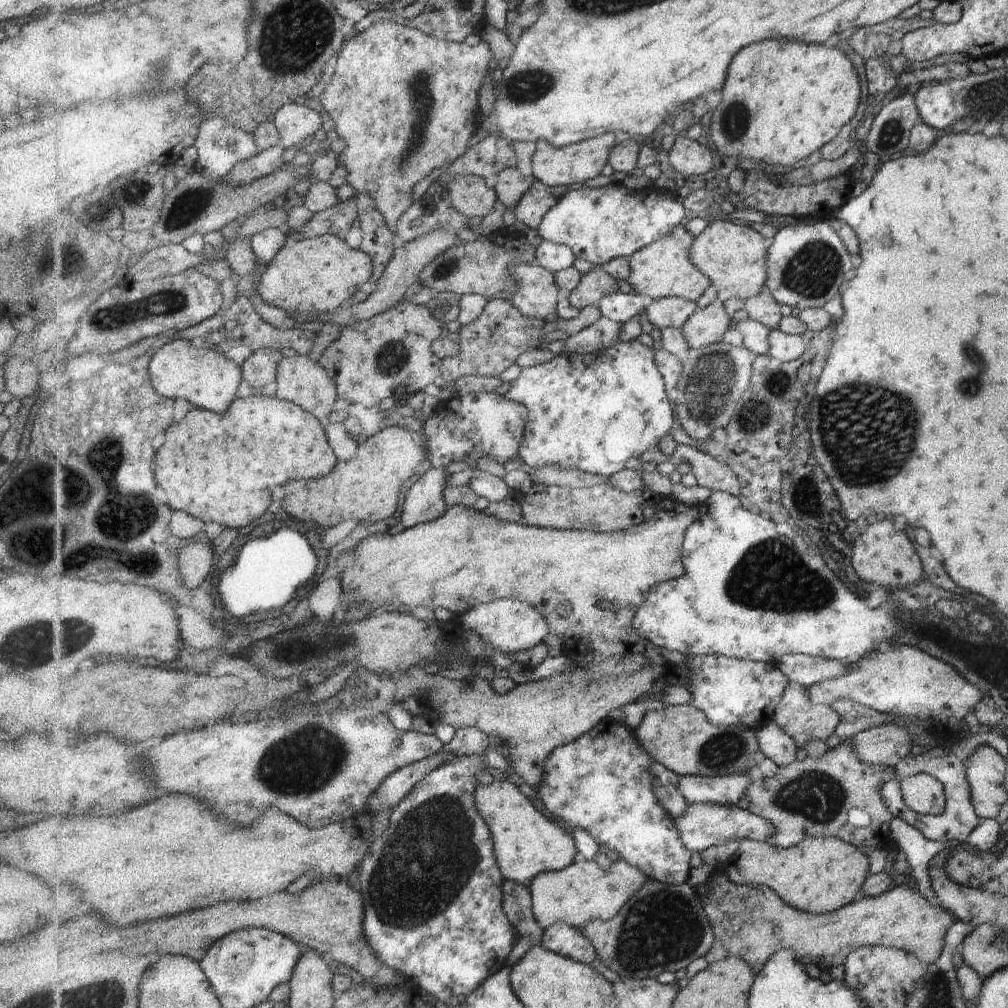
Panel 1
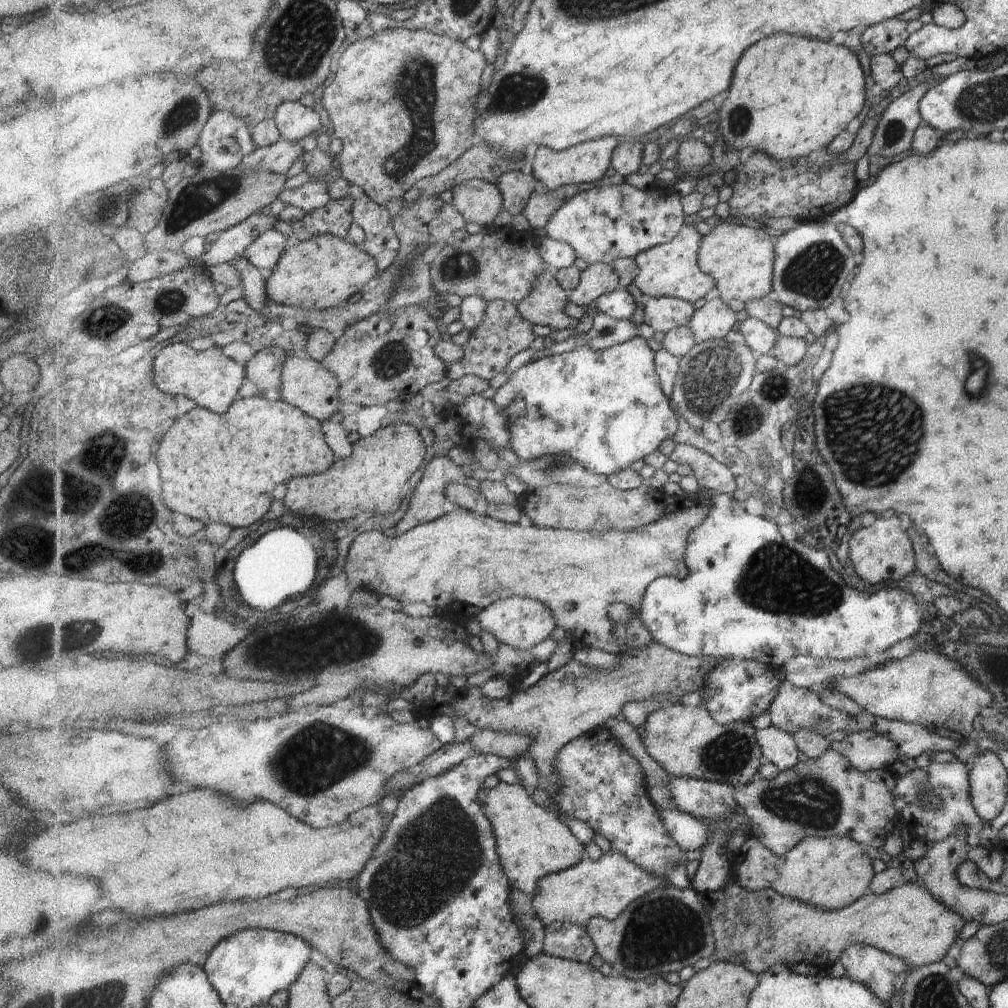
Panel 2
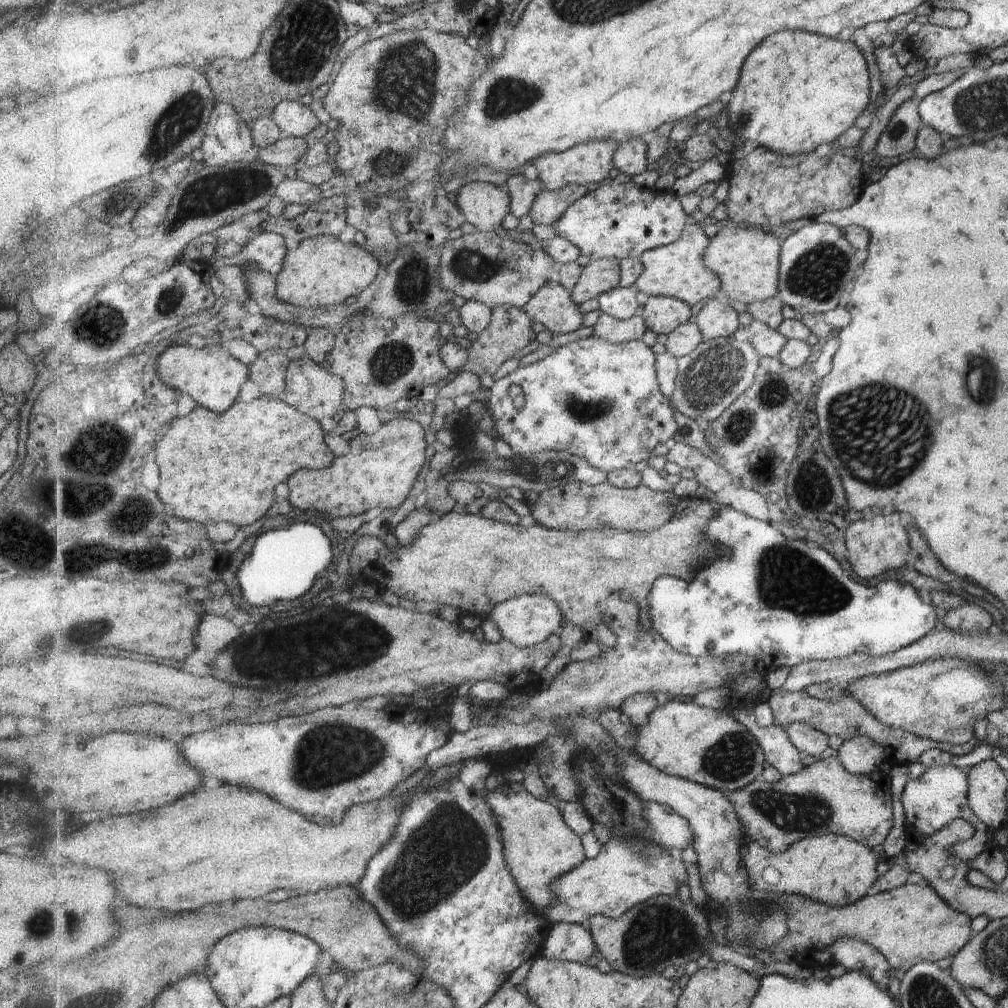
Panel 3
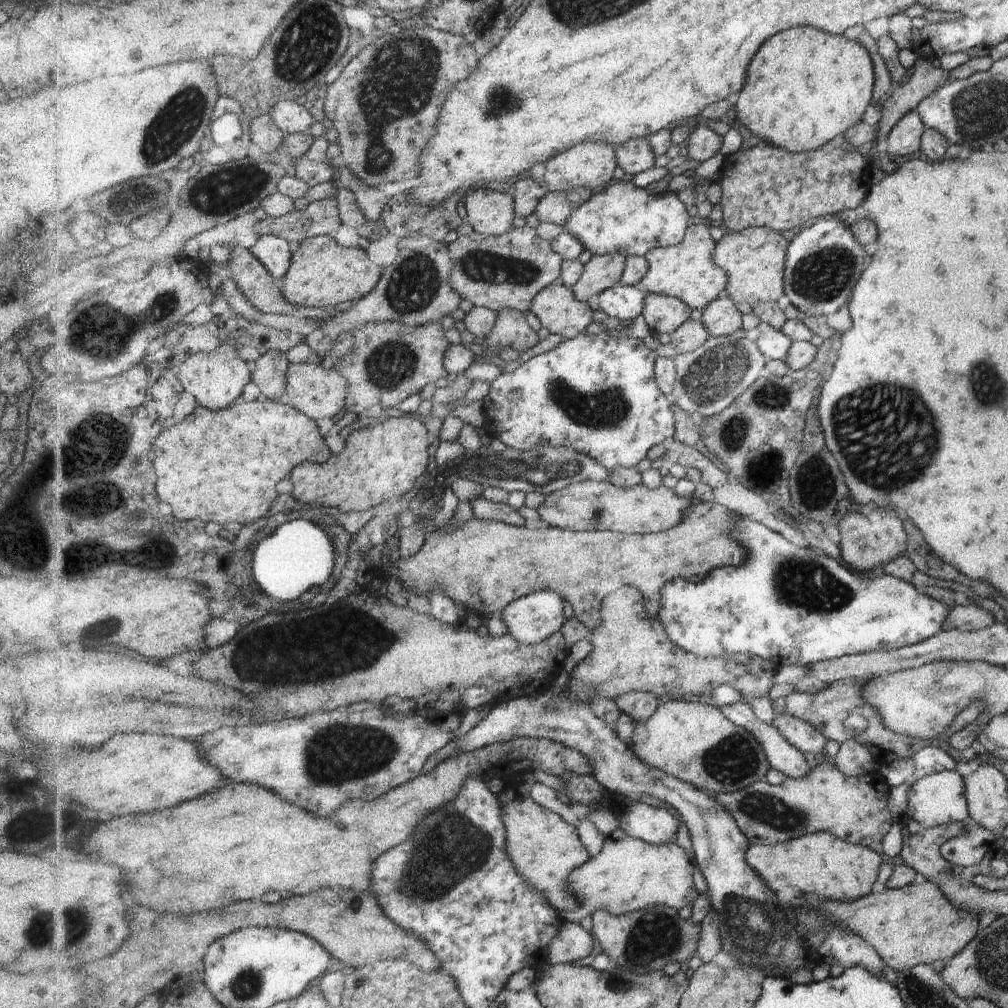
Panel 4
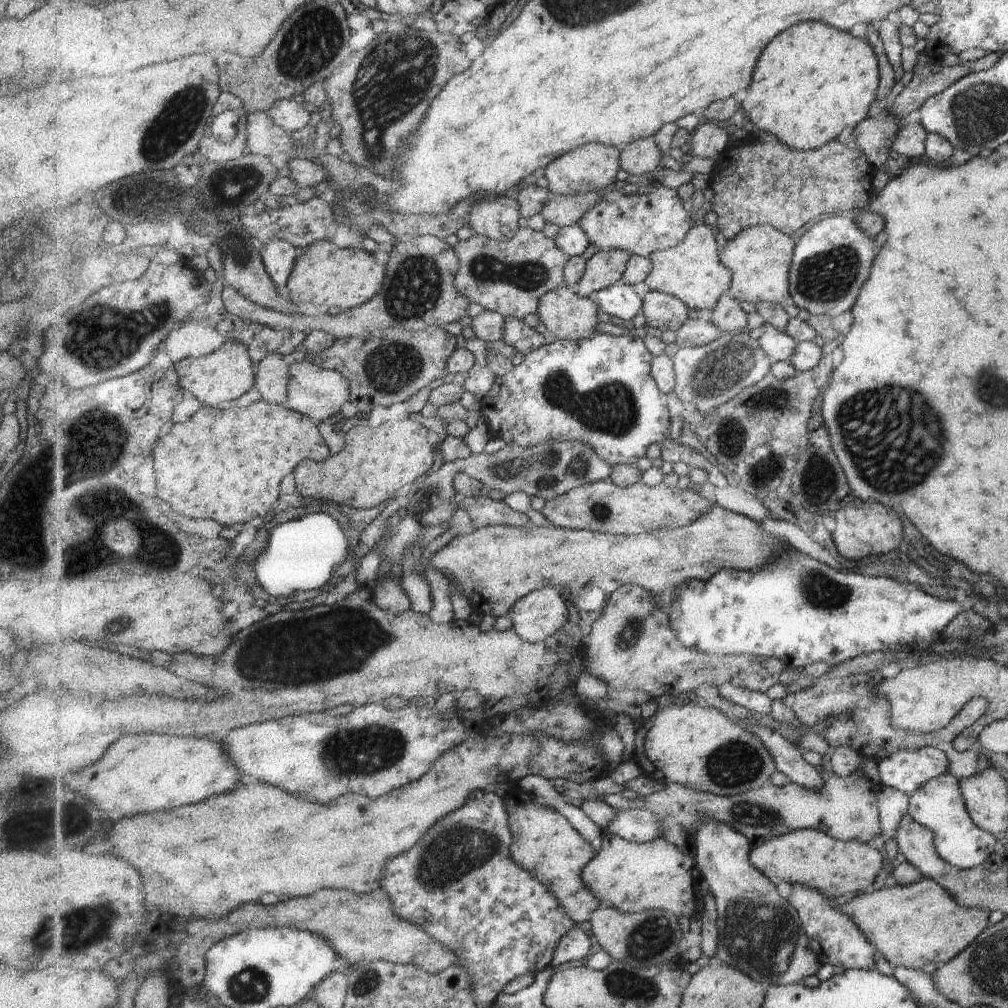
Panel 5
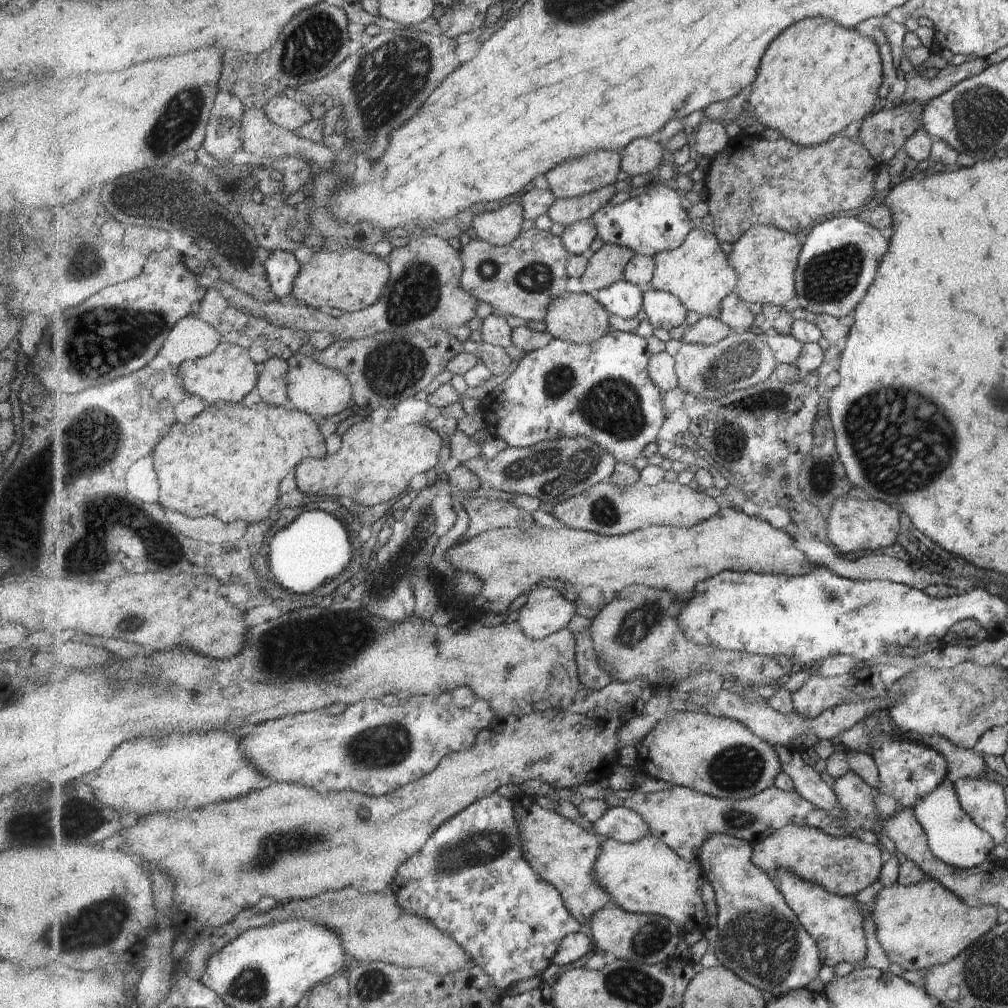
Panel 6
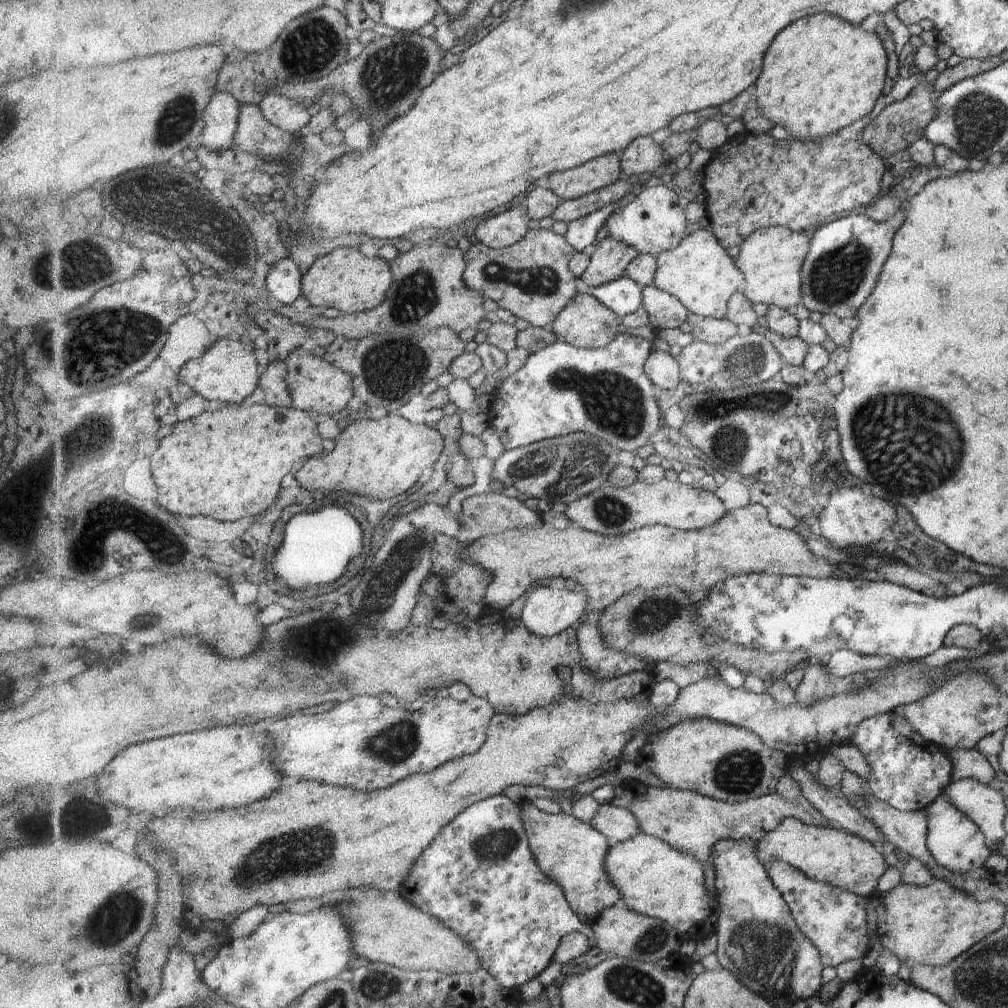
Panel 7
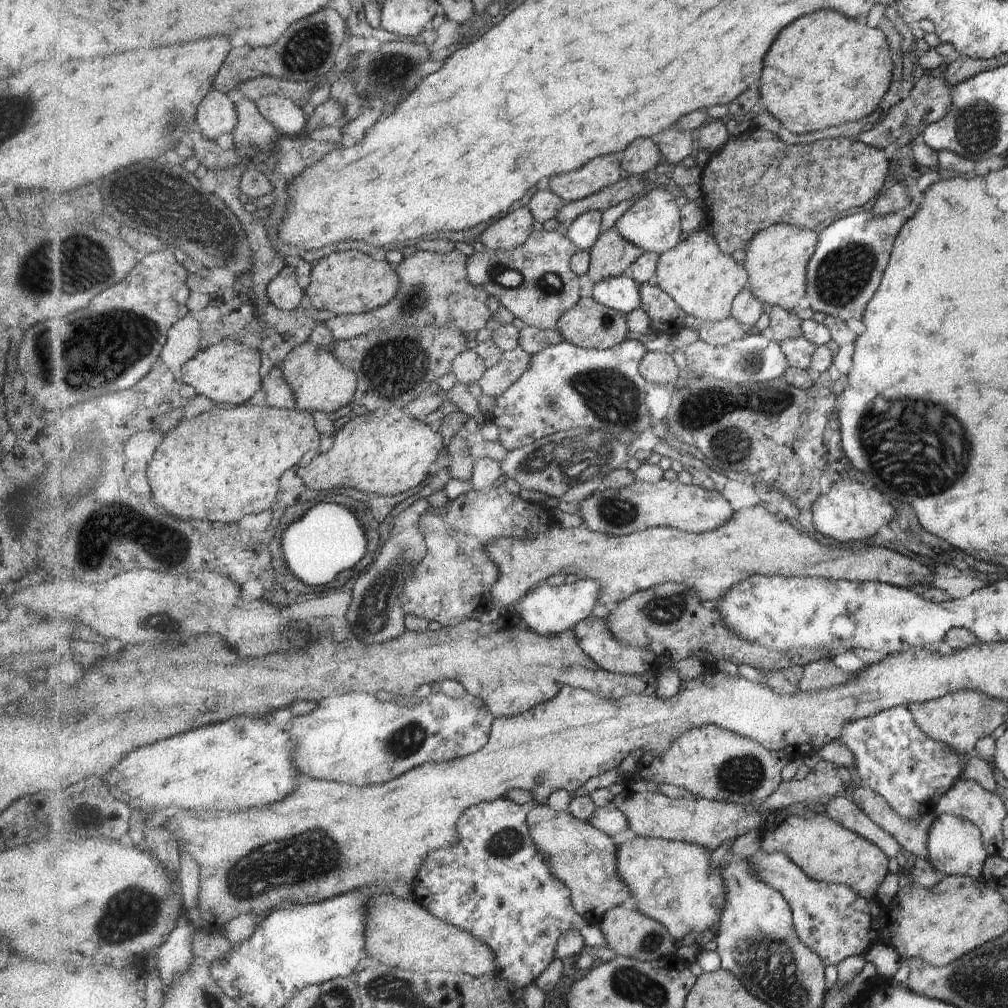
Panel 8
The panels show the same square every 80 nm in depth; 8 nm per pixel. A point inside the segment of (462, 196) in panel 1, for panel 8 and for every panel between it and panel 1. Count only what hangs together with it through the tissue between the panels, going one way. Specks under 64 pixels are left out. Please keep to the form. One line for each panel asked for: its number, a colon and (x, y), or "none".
2: (479, 201)
3: (484, 206)
4: (490, 213)
5: (498, 217)
6: (500, 227)
7: (500, 231)
8: (514, 229)

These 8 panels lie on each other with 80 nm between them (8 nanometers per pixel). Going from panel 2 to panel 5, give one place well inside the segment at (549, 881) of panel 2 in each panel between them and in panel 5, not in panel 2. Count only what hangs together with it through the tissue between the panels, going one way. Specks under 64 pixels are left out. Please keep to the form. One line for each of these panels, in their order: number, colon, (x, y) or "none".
3: (623, 875)
4: (628, 874)
5: (632, 877)

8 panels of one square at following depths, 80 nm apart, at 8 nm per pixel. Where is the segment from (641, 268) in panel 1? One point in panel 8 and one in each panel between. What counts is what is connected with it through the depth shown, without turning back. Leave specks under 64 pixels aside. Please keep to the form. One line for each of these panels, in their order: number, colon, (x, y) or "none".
2: (669, 270)
3: (678, 270)
4: (688, 271)
5: (693, 271)
6: (698, 272)
7: (700, 273)
8: (704, 280)

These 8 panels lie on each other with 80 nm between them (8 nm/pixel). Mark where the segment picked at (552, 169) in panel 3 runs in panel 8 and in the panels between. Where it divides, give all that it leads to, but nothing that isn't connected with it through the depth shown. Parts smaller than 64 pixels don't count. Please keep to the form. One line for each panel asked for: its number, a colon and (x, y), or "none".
4: (591, 166)
5: (592, 168)
6: (572, 179)
7: (599, 173)
8: (604, 172)

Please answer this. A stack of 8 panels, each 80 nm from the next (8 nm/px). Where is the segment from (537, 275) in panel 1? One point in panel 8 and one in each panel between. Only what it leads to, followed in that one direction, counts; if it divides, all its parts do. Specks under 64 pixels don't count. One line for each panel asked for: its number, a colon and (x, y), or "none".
2: (544, 306)
3: (553, 307)
4: (556, 307)
5: (566, 315)
6: (578, 318)
7: (585, 322)
8: (592, 325)

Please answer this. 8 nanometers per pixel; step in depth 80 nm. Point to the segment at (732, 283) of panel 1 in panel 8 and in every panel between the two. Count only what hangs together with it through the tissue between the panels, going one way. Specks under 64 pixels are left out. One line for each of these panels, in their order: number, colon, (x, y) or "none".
2: (741, 257)
3: (748, 260)
4: (756, 258)
5: (760, 258)
6: (766, 258)
7: (771, 258)
8: (777, 260)

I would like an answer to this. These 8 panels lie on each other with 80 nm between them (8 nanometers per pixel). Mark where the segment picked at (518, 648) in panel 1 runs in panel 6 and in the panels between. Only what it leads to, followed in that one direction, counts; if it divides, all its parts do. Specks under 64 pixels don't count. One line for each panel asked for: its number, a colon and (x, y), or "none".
2: (519, 622)
3: (527, 621)
4: (531, 619)
5: (543, 612)
6: (545, 611)

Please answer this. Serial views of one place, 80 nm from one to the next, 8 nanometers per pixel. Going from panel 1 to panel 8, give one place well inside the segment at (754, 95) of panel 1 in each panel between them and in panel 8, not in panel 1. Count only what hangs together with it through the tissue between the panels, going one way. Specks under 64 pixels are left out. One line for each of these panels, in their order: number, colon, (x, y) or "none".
2: (792, 95)
3: (798, 90)
4: (806, 87)
5: (813, 81)
6: (817, 77)
7: (821, 74)
8: (824, 70)

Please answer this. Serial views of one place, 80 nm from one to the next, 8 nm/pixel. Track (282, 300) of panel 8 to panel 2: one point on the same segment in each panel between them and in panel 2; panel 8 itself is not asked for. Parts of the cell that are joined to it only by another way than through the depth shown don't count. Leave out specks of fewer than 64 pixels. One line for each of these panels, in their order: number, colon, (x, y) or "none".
2: (266, 250)
3: (267, 250)
4: (272, 251)
5: (279, 255)
6: (281, 266)
7: (283, 279)

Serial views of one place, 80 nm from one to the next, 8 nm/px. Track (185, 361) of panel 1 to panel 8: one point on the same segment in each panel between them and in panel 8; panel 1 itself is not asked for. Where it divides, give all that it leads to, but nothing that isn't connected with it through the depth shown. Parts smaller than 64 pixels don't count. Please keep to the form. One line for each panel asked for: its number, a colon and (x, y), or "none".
2: (210, 378)
3: (212, 377)
4: (216, 379)
5: (225, 375)
6: (229, 373)
7: (229, 371)
8: (230, 371)

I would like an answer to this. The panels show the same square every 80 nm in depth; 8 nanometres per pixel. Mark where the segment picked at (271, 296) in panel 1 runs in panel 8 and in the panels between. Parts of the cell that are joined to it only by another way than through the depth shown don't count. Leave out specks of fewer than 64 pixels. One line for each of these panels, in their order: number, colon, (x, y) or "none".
2: (321, 273)
3: (322, 271)
4: (323, 273)
5: (324, 275)
6: (351, 280)
7: (346, 279)
8: (348, 283)

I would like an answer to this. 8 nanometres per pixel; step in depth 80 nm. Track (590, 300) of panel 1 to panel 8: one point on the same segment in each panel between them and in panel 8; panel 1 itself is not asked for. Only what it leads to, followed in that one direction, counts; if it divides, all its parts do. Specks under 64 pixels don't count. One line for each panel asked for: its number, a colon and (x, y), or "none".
2: (599, 279)
3: (601, 276)
4: (603, 272)
5: (606, 268)
6: (608, 265)
7: (610, 258)
8: (612, 255)

